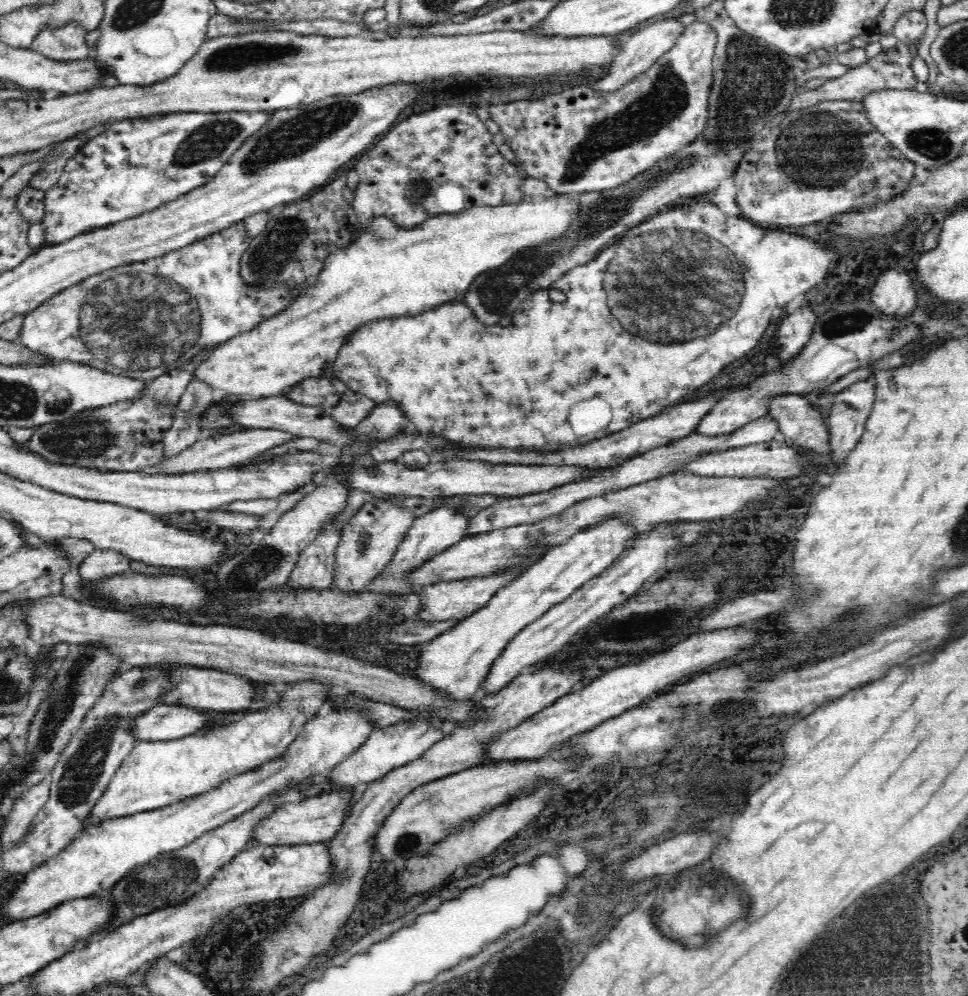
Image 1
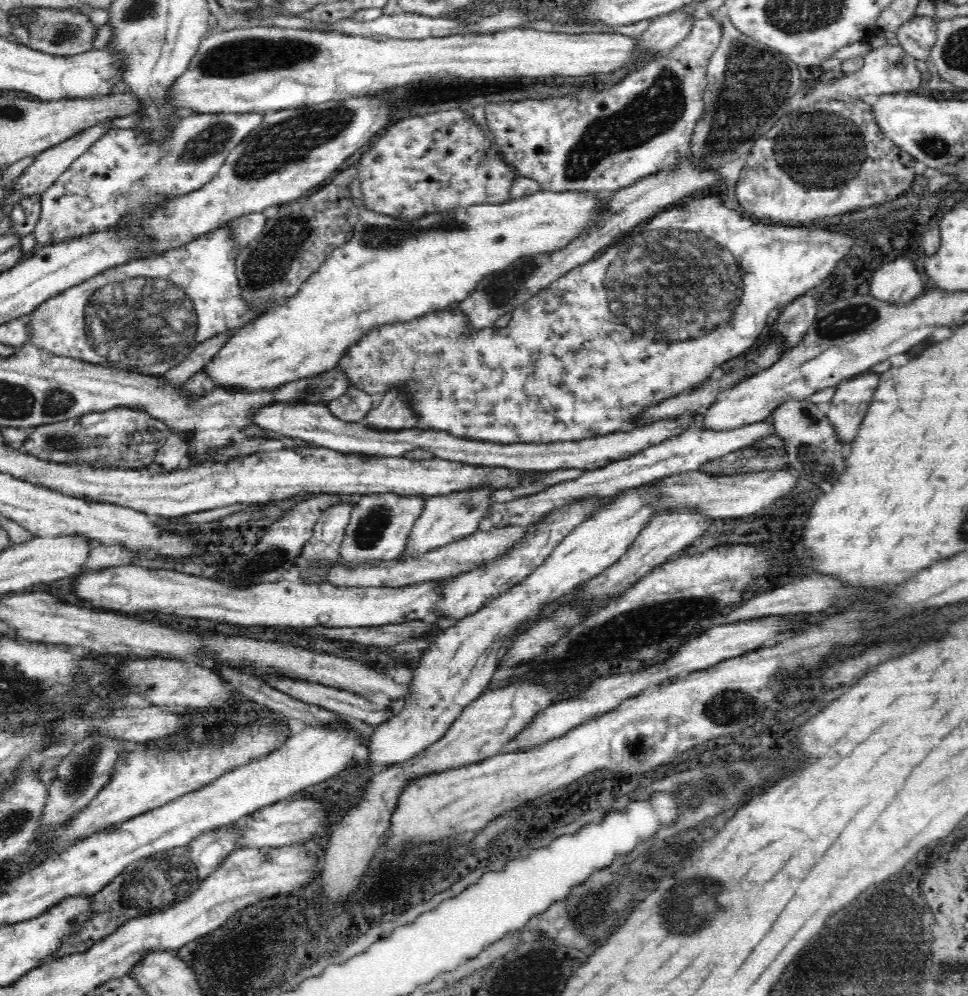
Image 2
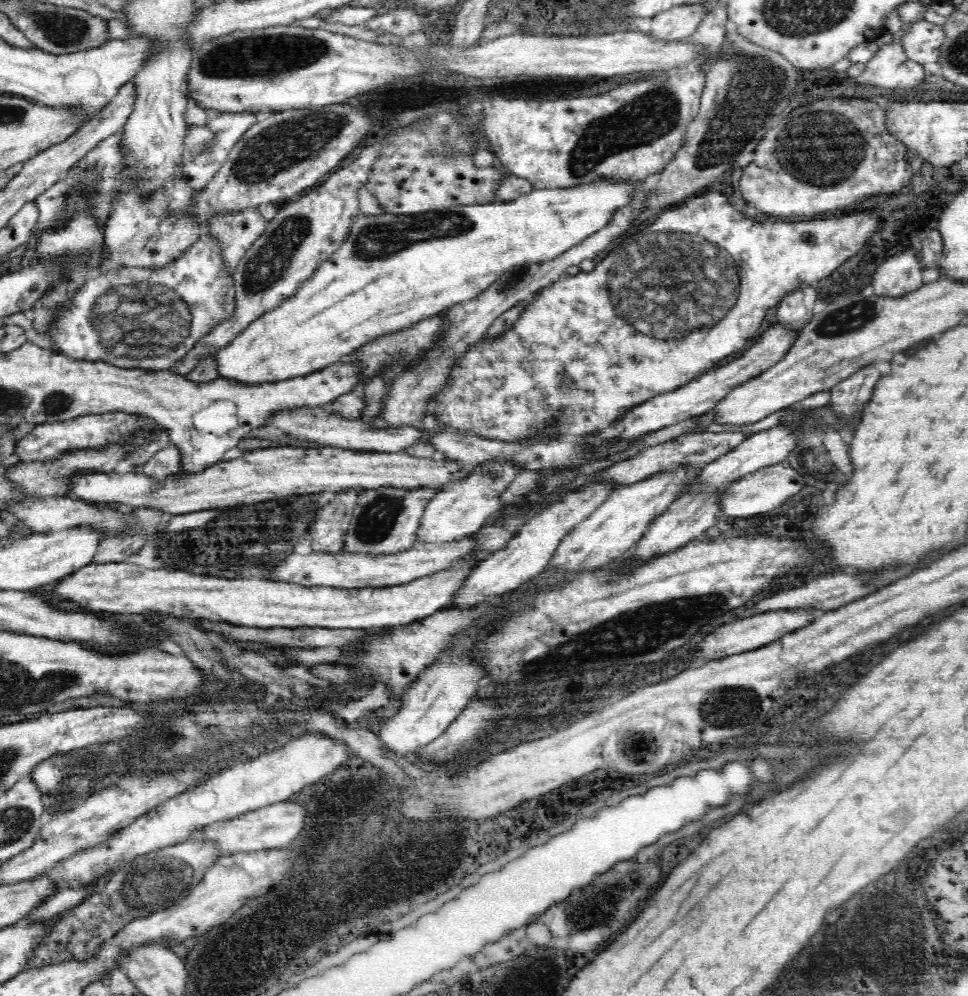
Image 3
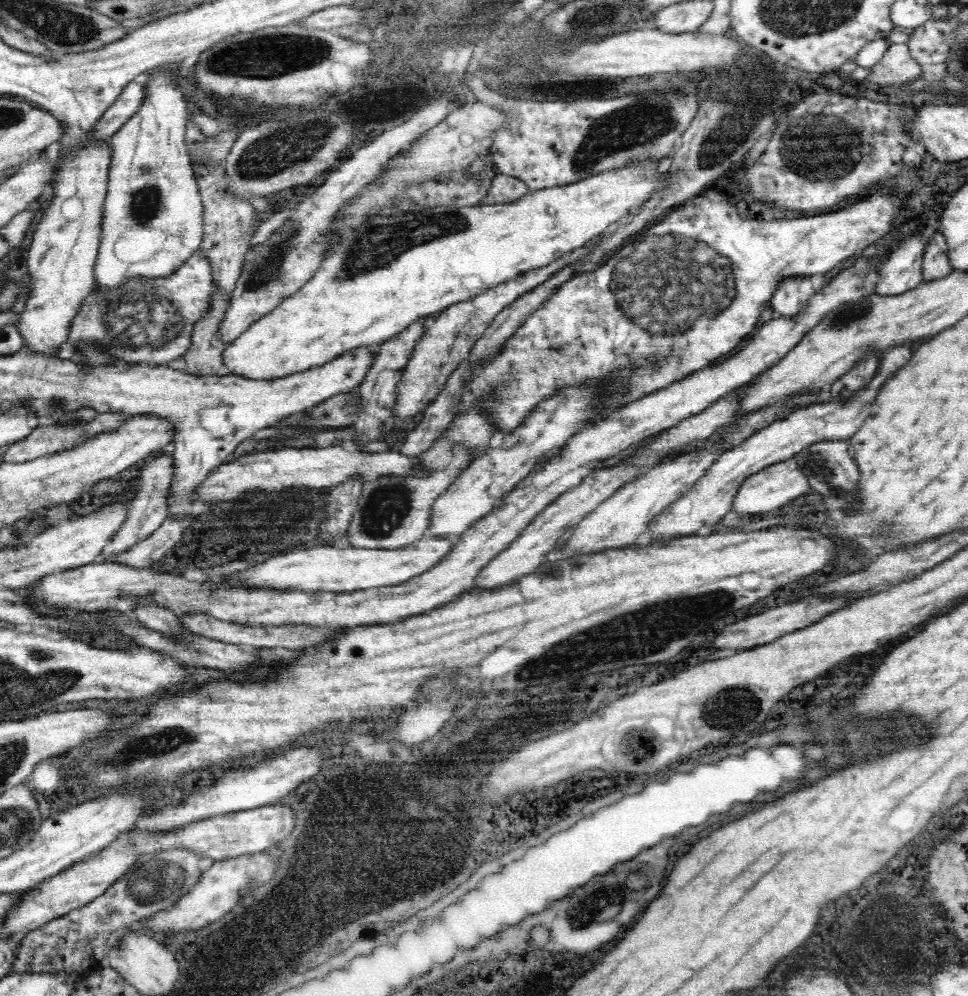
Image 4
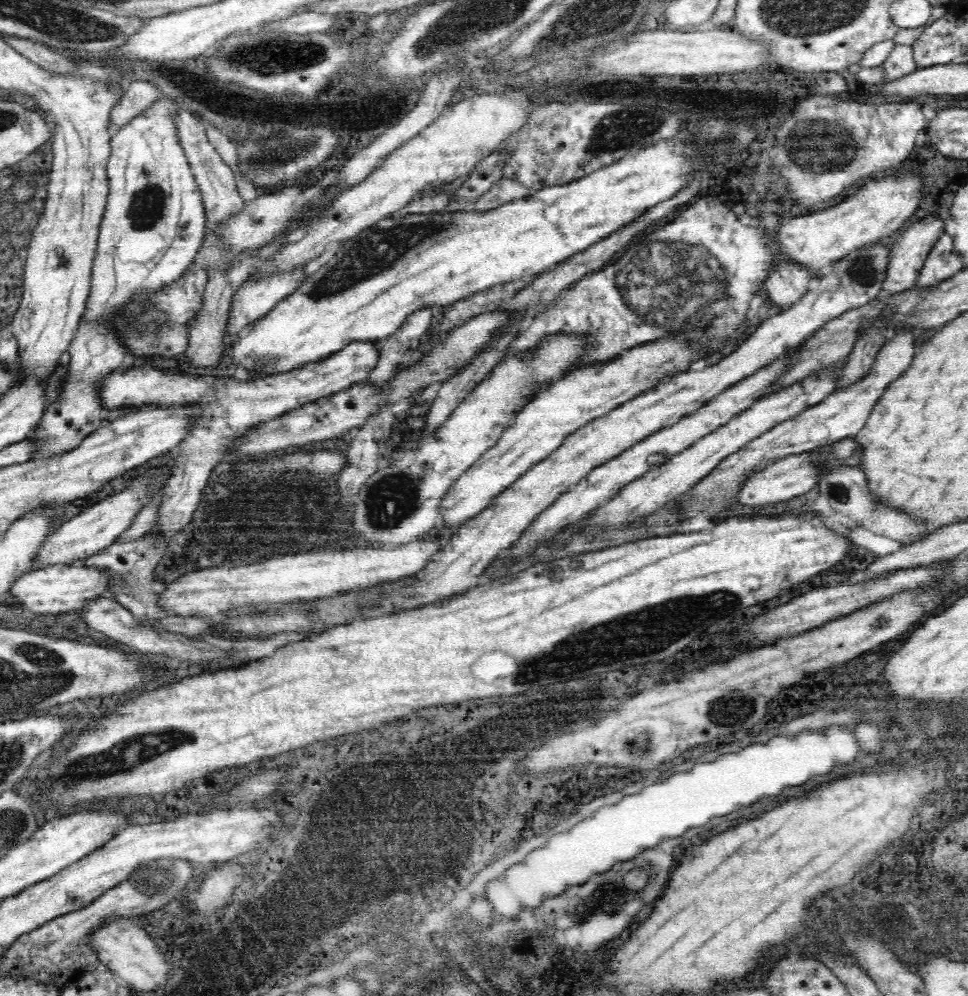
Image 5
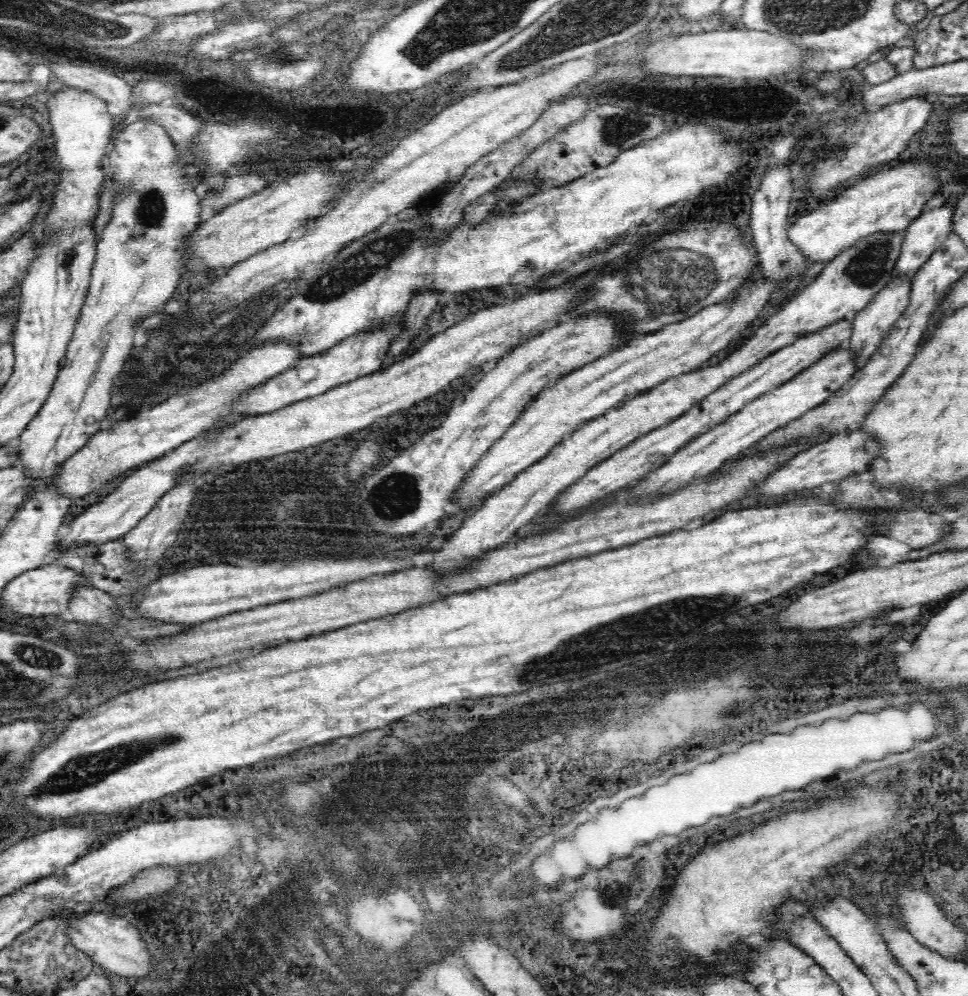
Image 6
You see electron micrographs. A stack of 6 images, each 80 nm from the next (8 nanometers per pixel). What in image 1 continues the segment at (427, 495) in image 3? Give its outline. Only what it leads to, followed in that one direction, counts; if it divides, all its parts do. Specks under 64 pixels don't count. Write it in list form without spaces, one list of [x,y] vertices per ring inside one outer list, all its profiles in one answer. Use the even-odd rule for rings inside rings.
[[[382,496],[372,502],[364,502],[360,509],[352,514],[348,526],[341,534],[335,552],[334,586],[346,592],[358,592],[371,586],[374,578],[390,564],[414,520],[416,515],[412,511],[408,511],[405,506],[396,506]]]

